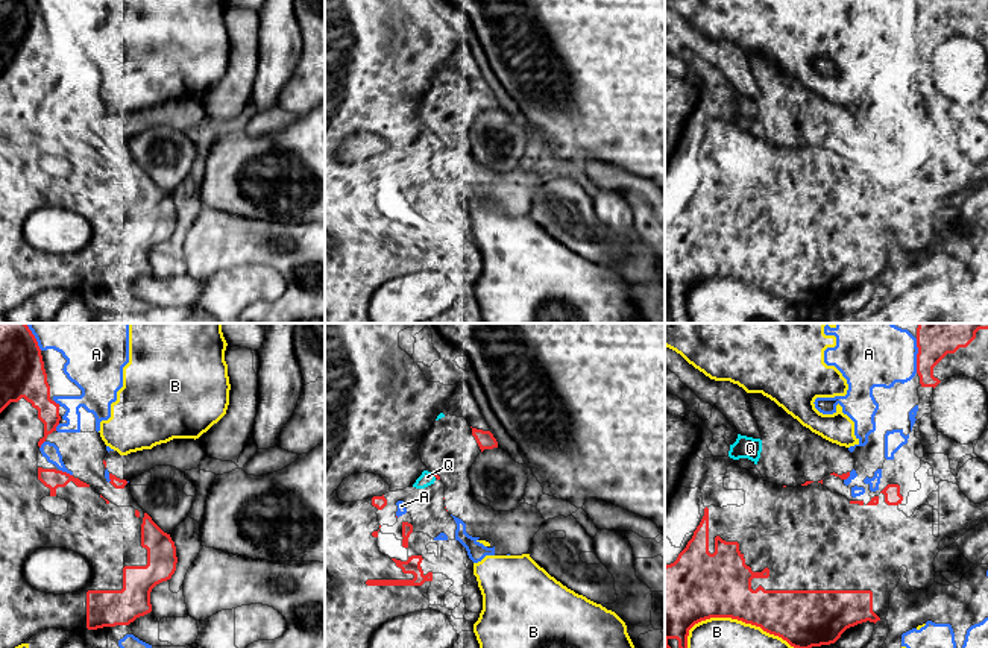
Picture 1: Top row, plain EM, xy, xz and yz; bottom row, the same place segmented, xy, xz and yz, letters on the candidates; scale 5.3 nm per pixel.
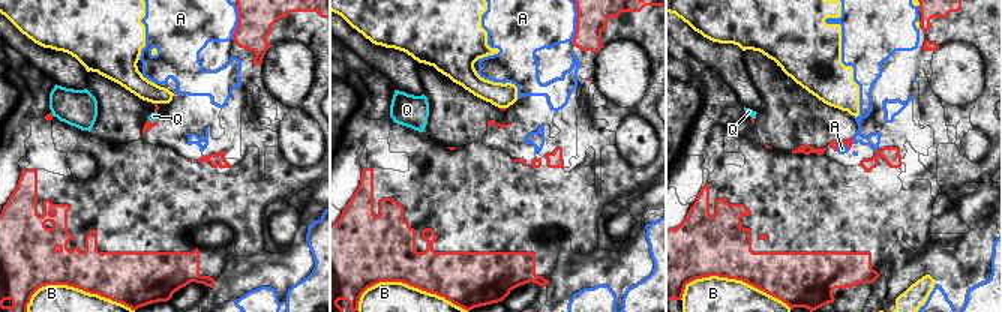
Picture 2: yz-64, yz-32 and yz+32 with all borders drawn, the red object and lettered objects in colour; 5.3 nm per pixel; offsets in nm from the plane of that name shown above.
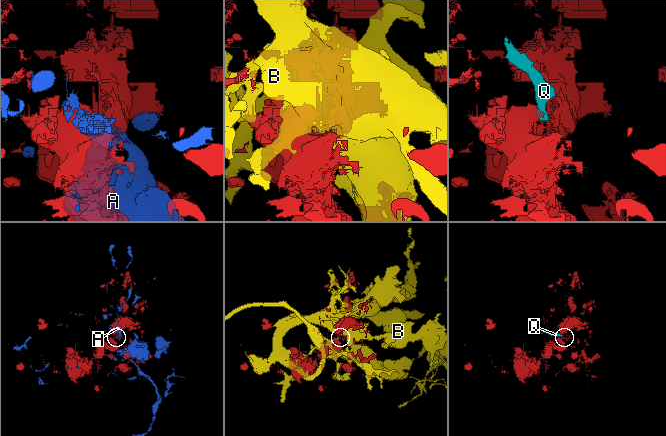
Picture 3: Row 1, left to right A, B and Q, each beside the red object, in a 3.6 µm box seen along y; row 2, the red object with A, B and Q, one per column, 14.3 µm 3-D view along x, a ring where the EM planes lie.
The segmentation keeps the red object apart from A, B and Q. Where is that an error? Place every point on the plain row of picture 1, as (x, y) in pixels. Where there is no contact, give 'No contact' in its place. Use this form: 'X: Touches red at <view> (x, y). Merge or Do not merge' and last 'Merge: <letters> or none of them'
A: Touches red at yz (917, 17). Do not merge
B: Touches red at yz (742, 281). Do not merge
Q: Touches red at xz (434, 135). Do not merge
Merge: none of them

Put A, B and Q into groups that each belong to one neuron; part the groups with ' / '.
A B / Q

